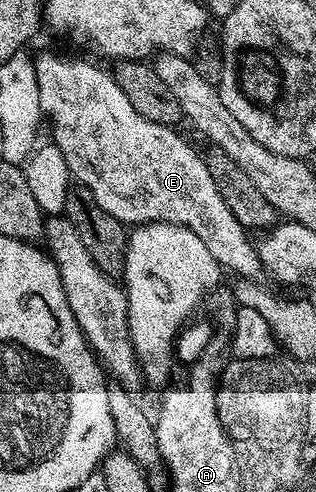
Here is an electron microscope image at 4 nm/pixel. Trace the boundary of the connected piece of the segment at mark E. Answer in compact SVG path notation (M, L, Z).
M45 52L40 57L34 59L33 66L35 68L35 78L39 82L39 102L41 103L42 113L47 120L53 123L52 143L57 145L57 149L63 154L63 158L67 158L67 166L69 167L70 177L80 187L86 188L91 192L91 198L95 198L95 202L99 206L103 206L103 210L107 210L107 214L111 214L111 218L115 218L119 223L126 226L136 226L139 224L178 224L187 230L191 230L199 236L203 241L203 246L207 246L207 250L211 250L211 258L215 258L222 269L229 268L234 273L234 277L241 277L247 280L258 279L258 275L262 275L261 259L257 253L256 243L251 239L250 233L239 222L239 218L235 218L235 214L231 214L231 210L227 206L227 197L219 194L219 186L213 177L212 167L204 160L179 133L173 128L168 128L165 122L161 120L145 120L143 114L139 114L139 110L135 110L135 106L131 106L131 101L127 99L127 94L123 94L123 90L119 90L119 86L115 82L112 71L100 68L97 64L92 64L89 60L68 60L65 56L56 56L53 52Z

